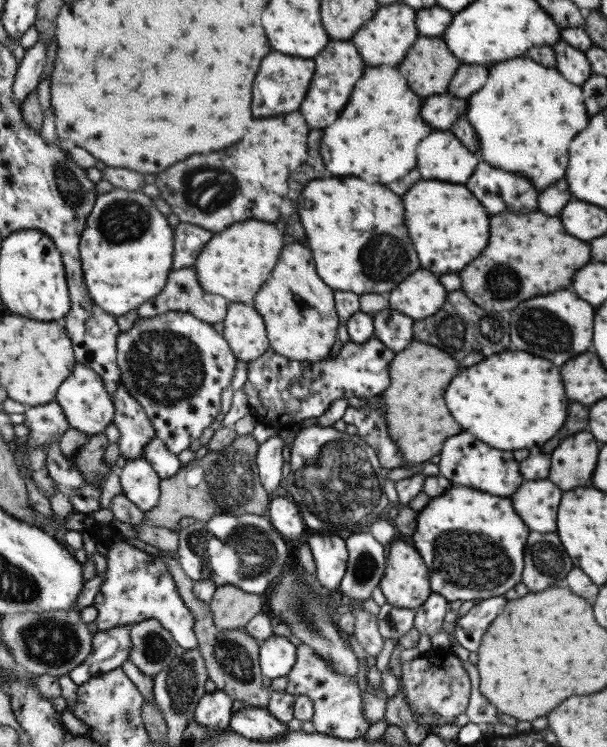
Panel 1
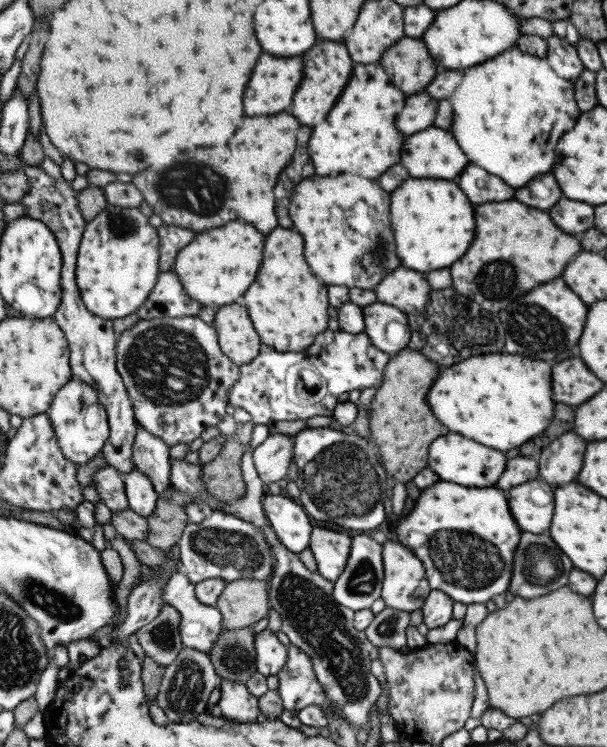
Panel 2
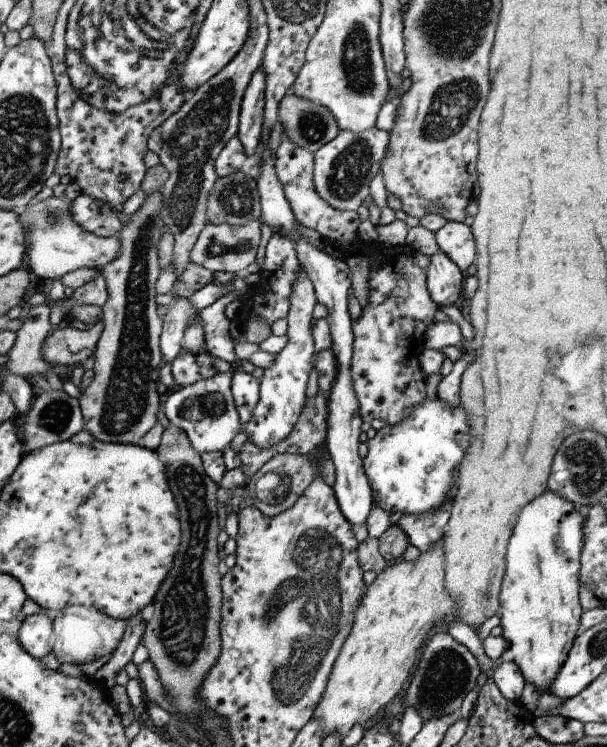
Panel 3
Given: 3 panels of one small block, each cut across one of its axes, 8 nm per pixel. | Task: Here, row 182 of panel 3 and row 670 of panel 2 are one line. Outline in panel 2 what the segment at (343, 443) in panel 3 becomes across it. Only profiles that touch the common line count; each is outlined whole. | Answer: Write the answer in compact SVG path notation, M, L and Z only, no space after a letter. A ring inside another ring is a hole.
M265 630L257 638L257 664L265 676L279 676L289 662L289 646L281 644L279 638Z

